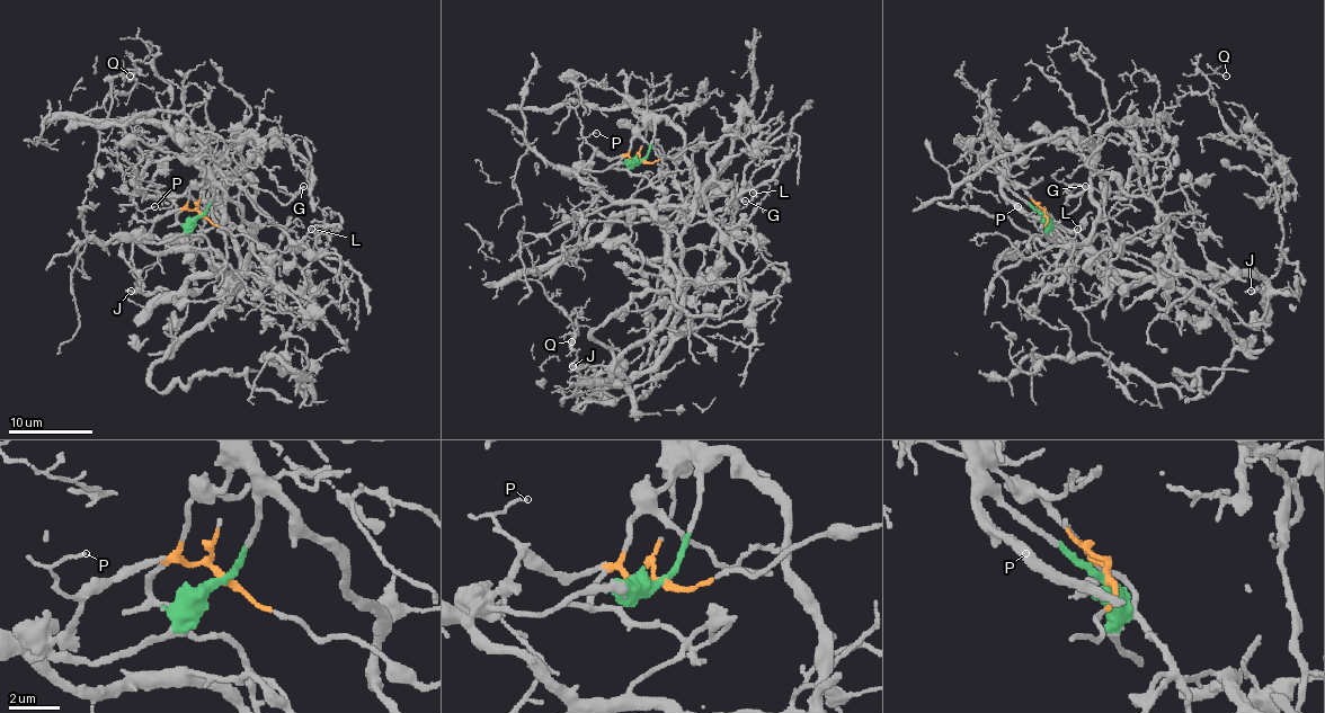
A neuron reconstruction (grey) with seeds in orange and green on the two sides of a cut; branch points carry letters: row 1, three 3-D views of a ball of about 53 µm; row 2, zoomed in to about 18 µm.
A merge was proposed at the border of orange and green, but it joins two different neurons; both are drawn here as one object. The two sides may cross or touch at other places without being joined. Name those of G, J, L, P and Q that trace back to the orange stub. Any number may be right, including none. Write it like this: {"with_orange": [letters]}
{"with_orange": ["P"]}

